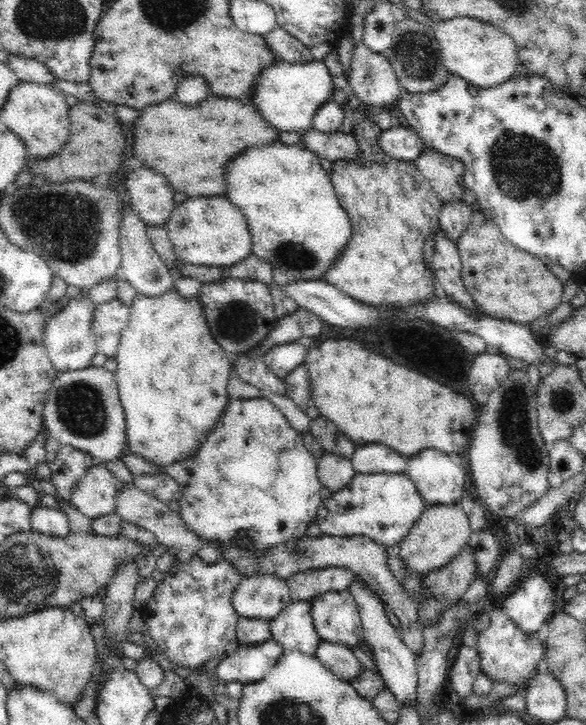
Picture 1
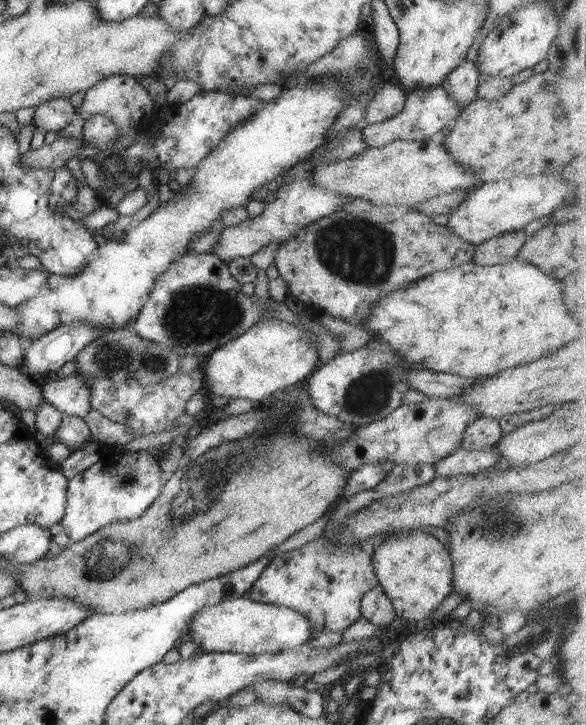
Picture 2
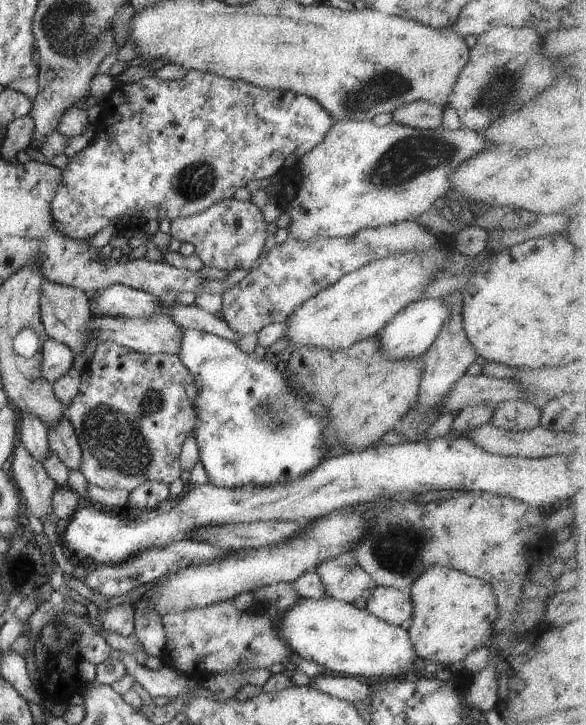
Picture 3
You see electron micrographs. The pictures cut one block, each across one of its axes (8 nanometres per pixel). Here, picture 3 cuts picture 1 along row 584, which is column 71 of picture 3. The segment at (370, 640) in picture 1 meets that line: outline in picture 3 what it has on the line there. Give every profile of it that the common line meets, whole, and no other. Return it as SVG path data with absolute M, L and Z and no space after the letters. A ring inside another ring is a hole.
M49 338L43 344L41 353L41 374L51 385L73 368L75 352L65 344Z

